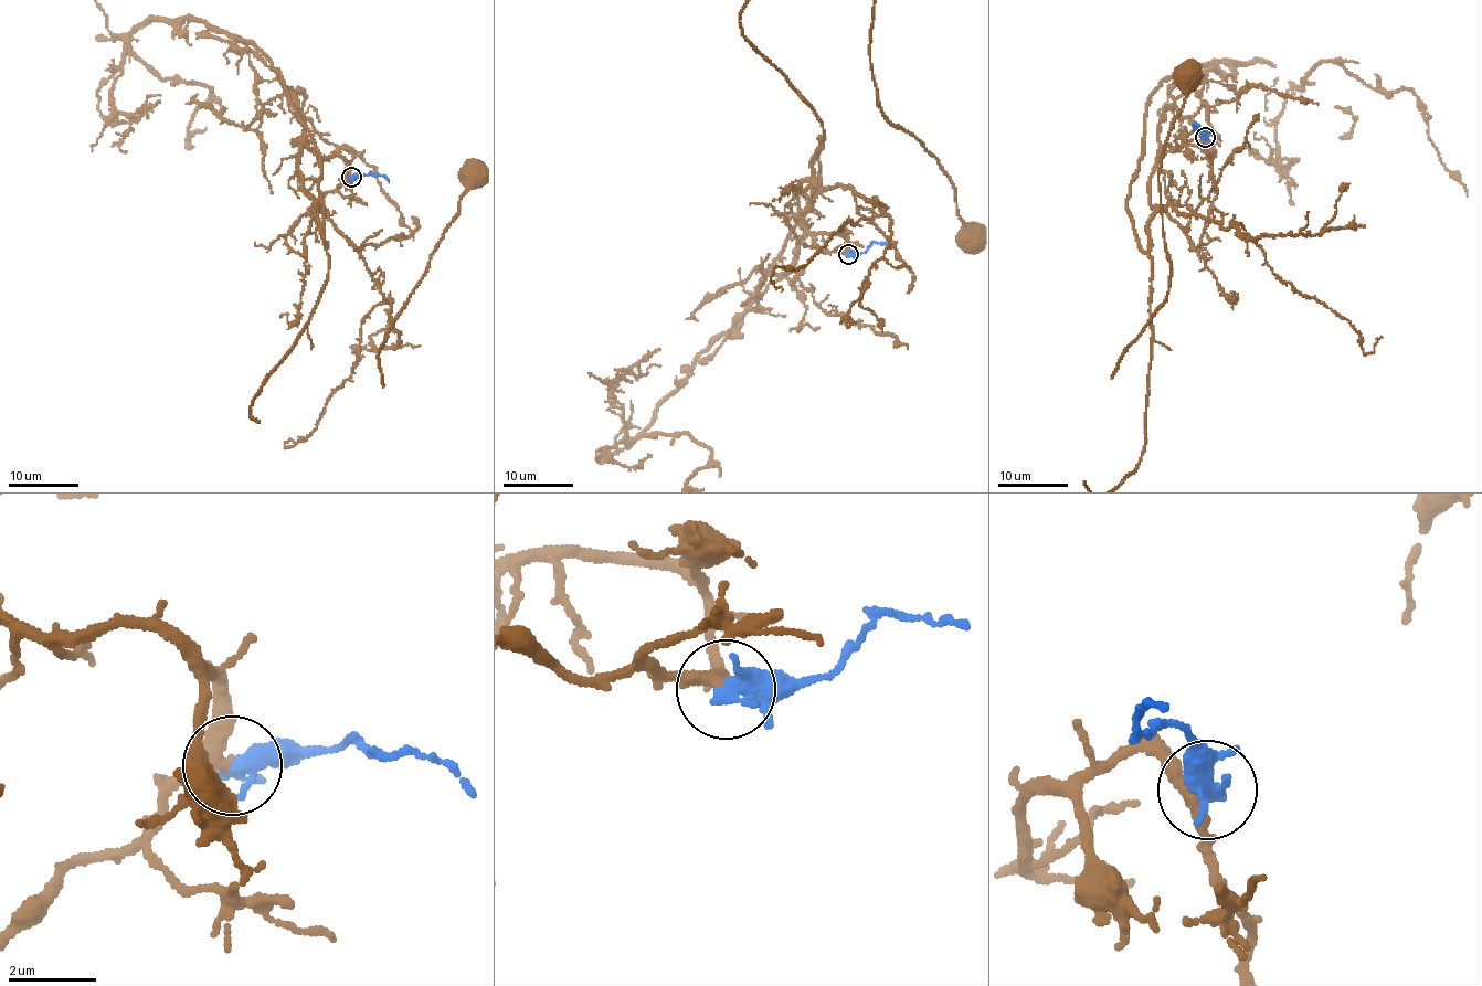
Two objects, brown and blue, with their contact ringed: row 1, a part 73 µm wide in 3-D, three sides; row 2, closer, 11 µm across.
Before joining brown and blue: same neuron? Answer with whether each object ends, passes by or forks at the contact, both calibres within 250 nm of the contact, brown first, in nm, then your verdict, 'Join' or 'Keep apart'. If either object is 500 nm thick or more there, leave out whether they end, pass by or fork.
At the ring brown passes by. At the ring blue forks. Thickness 300 nm (brown) against 320 nm. Join

